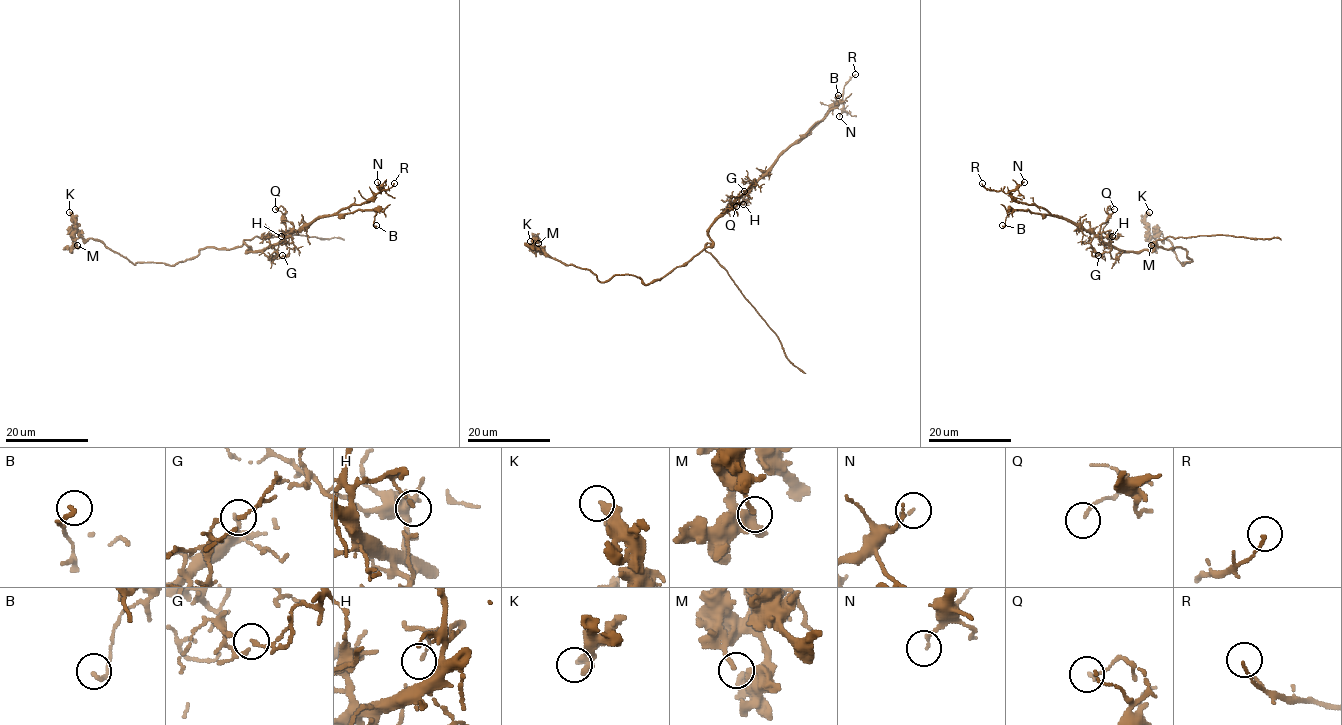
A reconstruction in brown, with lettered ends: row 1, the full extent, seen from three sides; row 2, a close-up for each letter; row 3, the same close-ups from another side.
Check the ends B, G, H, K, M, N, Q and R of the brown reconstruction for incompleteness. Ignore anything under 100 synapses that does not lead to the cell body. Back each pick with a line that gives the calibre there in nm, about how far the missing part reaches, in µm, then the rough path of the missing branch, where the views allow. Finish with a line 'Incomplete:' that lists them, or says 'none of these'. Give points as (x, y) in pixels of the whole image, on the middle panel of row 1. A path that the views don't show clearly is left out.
Incomplete: none of these

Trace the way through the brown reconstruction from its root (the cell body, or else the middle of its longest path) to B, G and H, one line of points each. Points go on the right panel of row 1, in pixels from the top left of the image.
B: (1154, 246), (1152, 251), (1119, 251), (1105, 245), (1094, 233), (1064, 219), (1028, 210), (1013, 211), (1002, 225)
G: (1154, 246), (1152, 251), (1119, 251), (1094, 236), (1091, 242), (1092, 255), (1098, 255)
H: (1154, 246), (1152, 251), (1119, 251), (1102, 239), (1101, 233), (1108, 231), (1112, 236)

